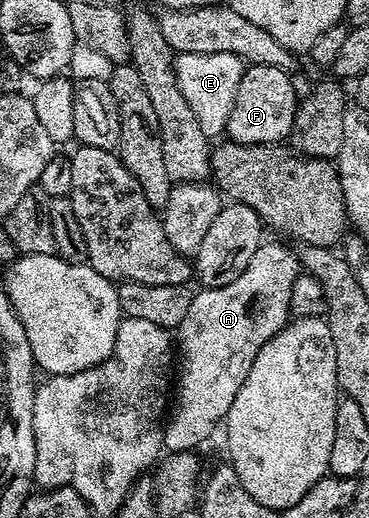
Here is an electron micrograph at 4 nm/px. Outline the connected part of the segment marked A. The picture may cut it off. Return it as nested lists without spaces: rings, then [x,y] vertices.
[[[263,243],[256,255],[252,255],[252,263],[248,263],[245,271],[236,275],[232,283],[211,289],[202,287],[194,293],[192,303],[188,303],[188,312],[176,330],[176,380],[172,385],[172,404],[162,431],[163,446],[170,453],[197,450],[197,445],[208,440],[214,428],[225,422],[232,399],[236,399],[236,391],[240,391],[260,347],[291,320],[290,297],[299,274],[298,254],[293,248]]]

